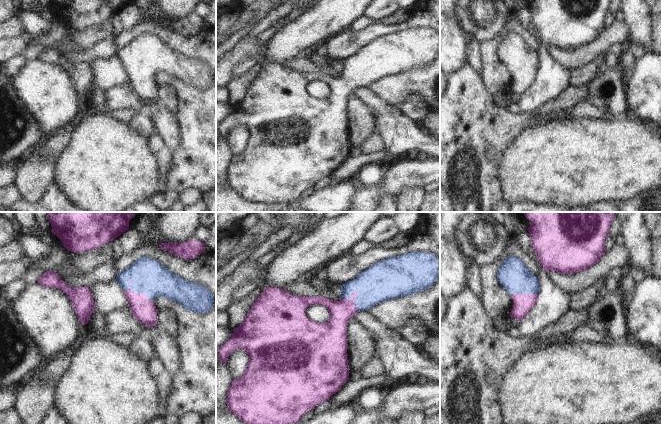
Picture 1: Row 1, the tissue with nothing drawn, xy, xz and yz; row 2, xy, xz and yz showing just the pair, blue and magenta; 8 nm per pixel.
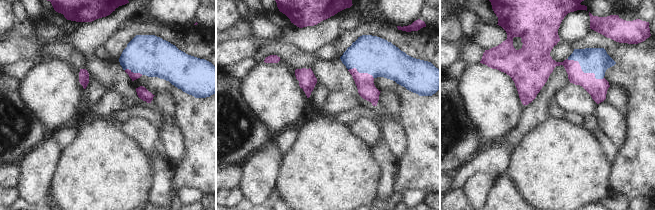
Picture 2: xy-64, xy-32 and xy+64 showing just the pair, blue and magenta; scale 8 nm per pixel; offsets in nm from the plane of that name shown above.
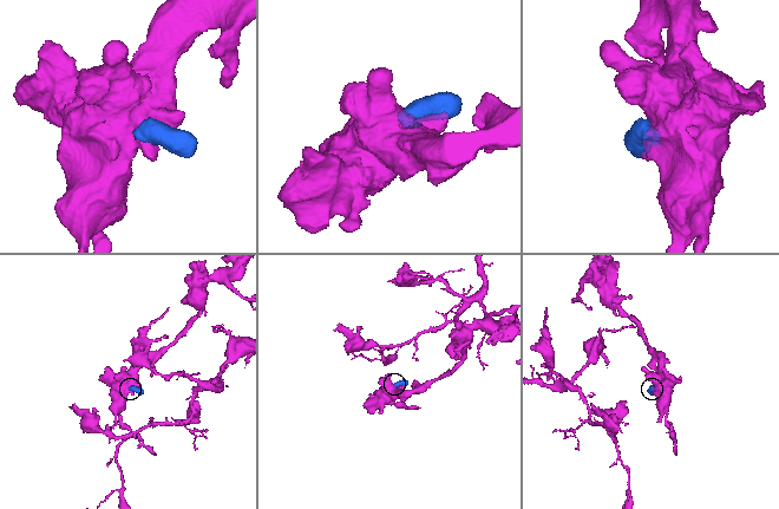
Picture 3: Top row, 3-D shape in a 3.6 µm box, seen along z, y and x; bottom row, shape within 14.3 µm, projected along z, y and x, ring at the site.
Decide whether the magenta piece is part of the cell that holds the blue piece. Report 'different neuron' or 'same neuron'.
same neuron

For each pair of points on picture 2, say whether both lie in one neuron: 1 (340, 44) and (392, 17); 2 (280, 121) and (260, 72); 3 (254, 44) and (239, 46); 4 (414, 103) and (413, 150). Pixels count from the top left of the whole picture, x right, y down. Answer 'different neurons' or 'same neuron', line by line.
1: different neurons
2: same neuron
3: same neuron
4: same neuron

